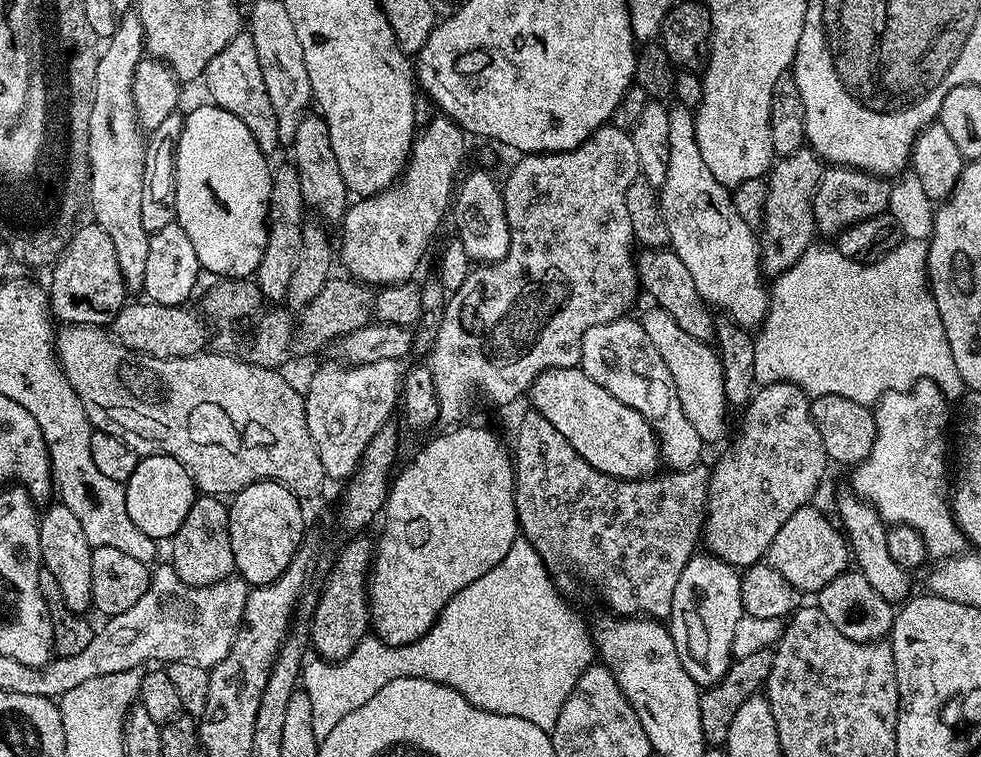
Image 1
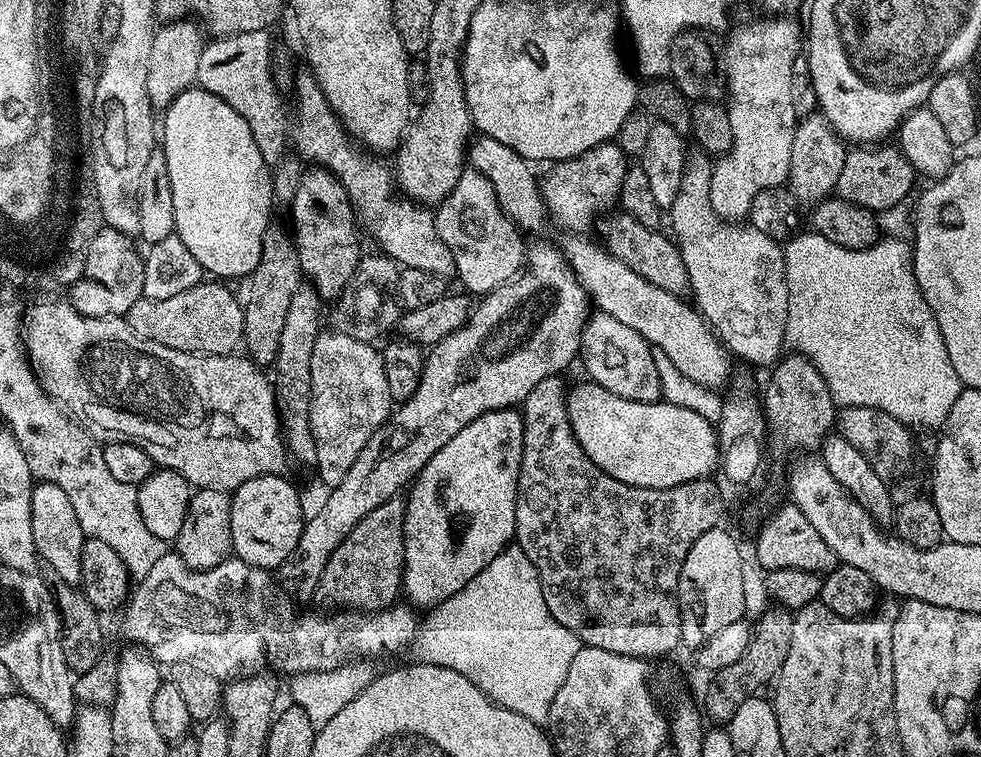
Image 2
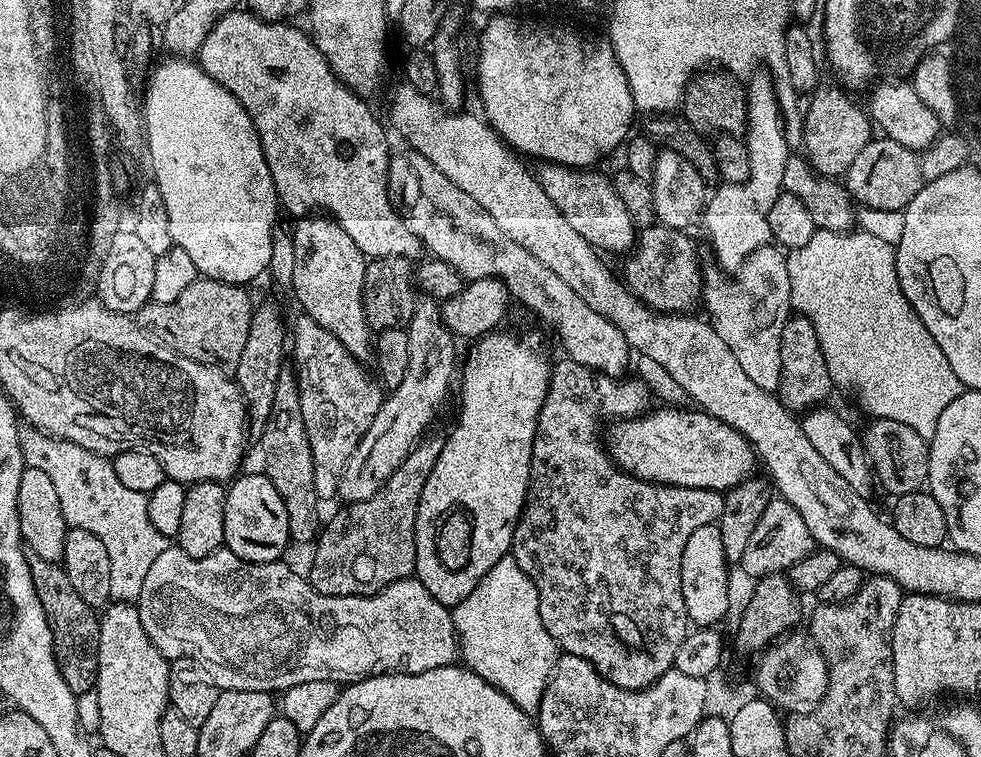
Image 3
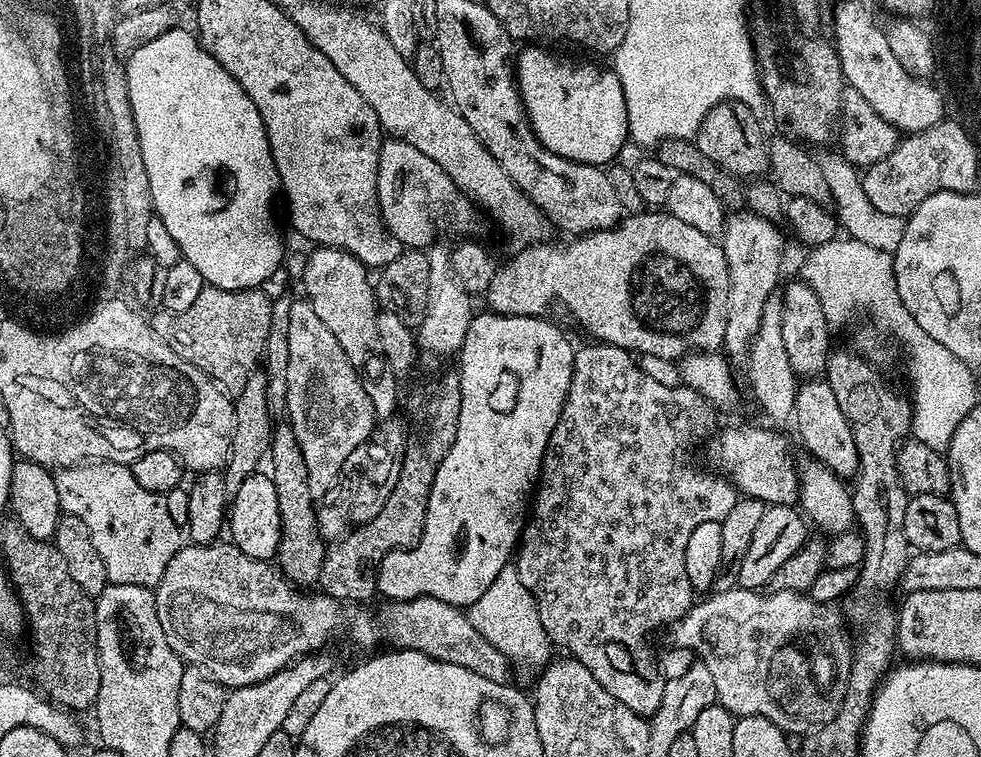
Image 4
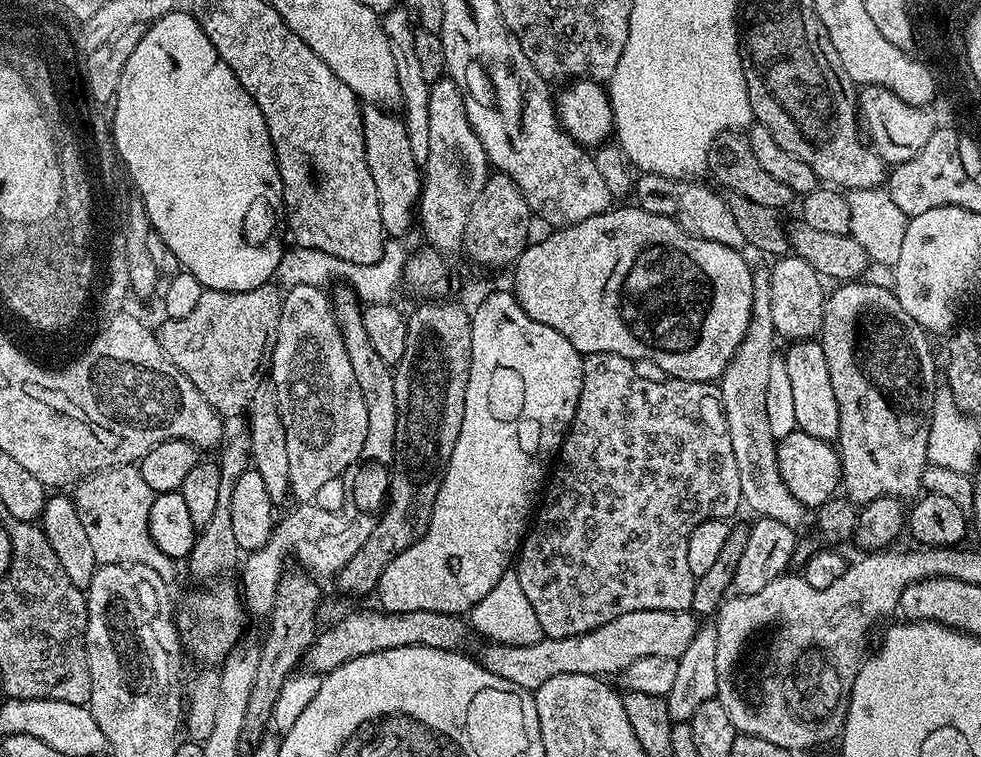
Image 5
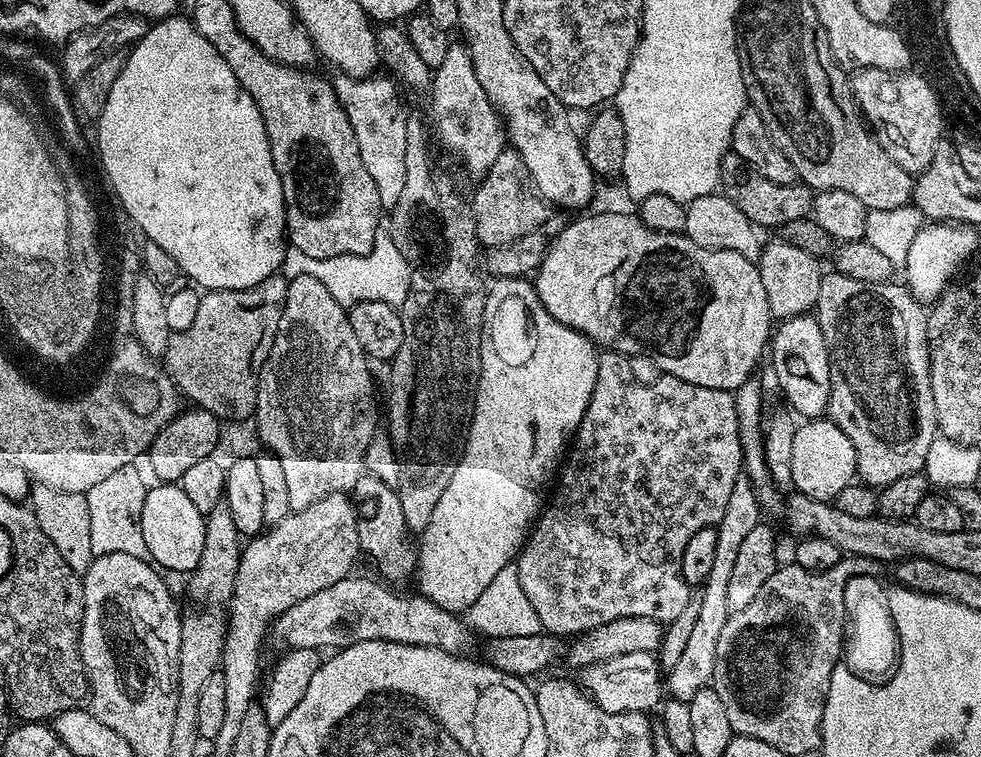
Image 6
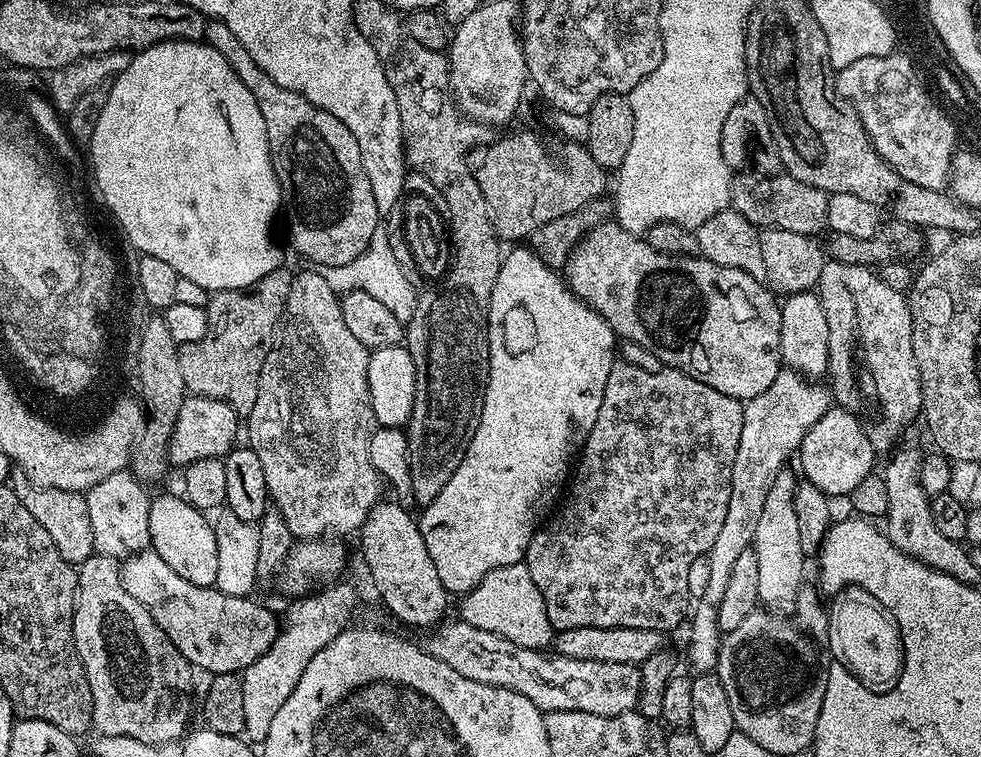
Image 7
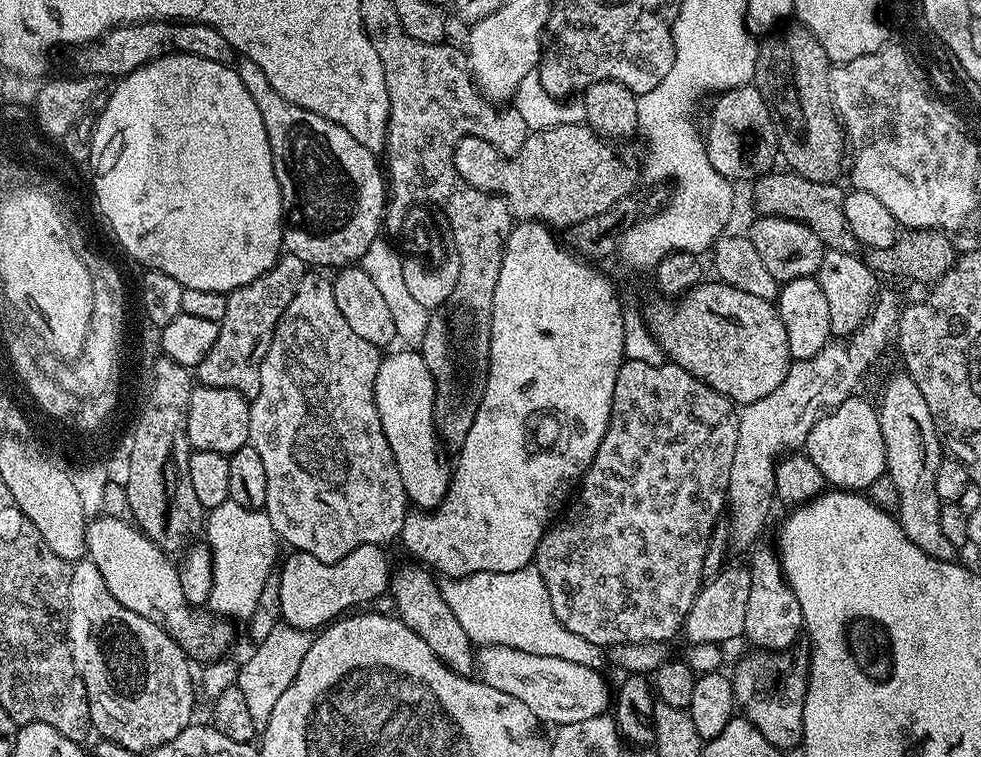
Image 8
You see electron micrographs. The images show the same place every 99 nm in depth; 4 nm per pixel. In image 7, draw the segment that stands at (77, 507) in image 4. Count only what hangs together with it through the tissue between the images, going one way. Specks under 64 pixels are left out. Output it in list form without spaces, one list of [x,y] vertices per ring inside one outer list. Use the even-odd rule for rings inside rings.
[[[125,470],[110,474],[110,478],[102,478],[98,486],[87,492],[90,527],[94,529],[94,546],[99,555],[127,558],[151,545],[148,529],[150,495],[144,488],[131,471]]]

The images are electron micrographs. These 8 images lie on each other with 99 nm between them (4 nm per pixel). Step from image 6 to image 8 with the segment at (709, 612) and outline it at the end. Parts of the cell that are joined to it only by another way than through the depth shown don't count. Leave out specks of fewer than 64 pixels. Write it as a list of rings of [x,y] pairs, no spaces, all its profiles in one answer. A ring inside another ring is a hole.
[[[881,291],[864,324],[851,336],[843,342],[830,342],[822,350],[818,350],[814,358],[793,360],[792,365],[788,367],[786,378],[782,378],[782,386],[777,386],[771,394],[766,394],[766,398],[758,398],[758,402],[750,402],[739,409],[738,446],[734,446],[734,462],[730,462],[730,482],[728,483],[730,512],[732,508],[730,544],[733,549],[735,547],[751,549],[757,543],[755,540],[759,538],[760,531],[768,520],[768,511],[771,510],[772,504],[774,505],[778,461],[785,454],[803,449],[808,443],[810,430],[814,430],[814,426],[825,412],[831,412],[859,389],[856,387],[859,386],[860,378],[867,372],[868,367],[875,362],[888,343],[890,345],[893,343],[896,326],[900,323],[901,311],[902,303],[900,304],[899,298],[892,292]]]

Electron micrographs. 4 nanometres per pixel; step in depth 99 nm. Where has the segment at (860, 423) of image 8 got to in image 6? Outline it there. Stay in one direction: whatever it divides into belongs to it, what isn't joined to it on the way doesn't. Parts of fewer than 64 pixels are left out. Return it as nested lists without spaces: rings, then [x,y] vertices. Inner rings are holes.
[[[808,418],[803,423],[794,434],[794,451],[790,461],[791,487],[801,496],[835,501],[836,496],[857,479],[854,442],[831,418]]]

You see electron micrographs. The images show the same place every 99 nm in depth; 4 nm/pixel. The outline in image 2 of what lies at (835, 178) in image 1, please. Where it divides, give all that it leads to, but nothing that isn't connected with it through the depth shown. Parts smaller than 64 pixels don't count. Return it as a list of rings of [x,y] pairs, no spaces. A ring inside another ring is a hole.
[[[856,146],[845,155],[835,190],[839,199],[873,210],[898,206],[909,199],[907,196],[912,192],[912,183],[918,180],[918,173],[912,169],[912,164],[899,147],[884,147],[888,146]]]

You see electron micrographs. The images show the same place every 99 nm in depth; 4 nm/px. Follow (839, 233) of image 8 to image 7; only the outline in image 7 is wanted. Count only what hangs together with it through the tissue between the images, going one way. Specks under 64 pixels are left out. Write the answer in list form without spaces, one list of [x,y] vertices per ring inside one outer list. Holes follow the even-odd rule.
[[[756,174],[733,175],[731,207],[738,214],[742,214],[742,218],[749,220],[757,230],[766,228],[790,230],[793,234],[816,238],[821,235],[820,231],[825,231],[828,228],[826,208],[829,193],[818,190],[809,184],[795,182],[787,182],[788,184],[772,183],[776,182],[765,182]]]

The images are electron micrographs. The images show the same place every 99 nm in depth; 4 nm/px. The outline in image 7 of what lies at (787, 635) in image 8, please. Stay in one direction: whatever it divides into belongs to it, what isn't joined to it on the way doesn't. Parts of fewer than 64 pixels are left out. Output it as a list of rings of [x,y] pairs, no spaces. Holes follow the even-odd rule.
[[[786,466],[778,474],[778,478],[774,478],[752,539],[754,558],[758,558],[758,598],[760,604],[773,614],[790,614],[794,611],[796,595],[805,583],[806,557],[802,550],[802,538],[798,538],[798,517],[794,515],[794,494],[798,476],[793,472],[791,467]]]

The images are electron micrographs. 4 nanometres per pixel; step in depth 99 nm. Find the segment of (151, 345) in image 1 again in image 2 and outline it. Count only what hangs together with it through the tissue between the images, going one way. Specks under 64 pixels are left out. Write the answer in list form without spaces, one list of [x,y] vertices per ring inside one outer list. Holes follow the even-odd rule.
[[[201,282],[190,286],[190,290],[182,290],[182,294],[173,294],[170,298],[162,298],[161,300],[146,300],[141,299],[138,302],[134,302],[134,306],[130,306],[128,315],[126,317],[130,330],[138,338],[143,340],[149,340],[155,344],[161,344],[162,346],[170,346],[170,350],[182,350],[183,352],[195,352],[198,356],[230,356],[233,355],[241,347],[244,339],[244,306],[243,303],[235,296],[228,288],[223,288],[223,283],[212,282],[216,284],[207,284],[207,282]]]

